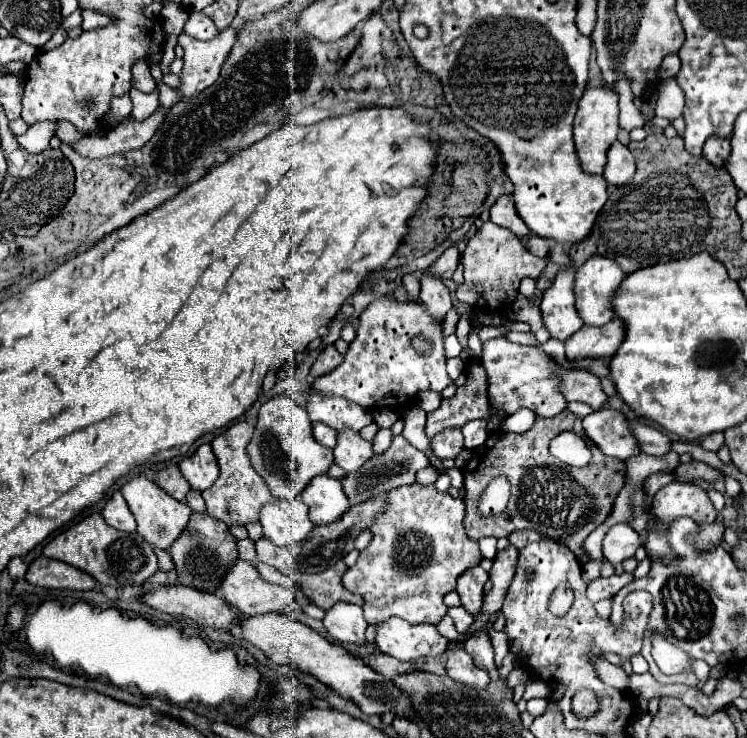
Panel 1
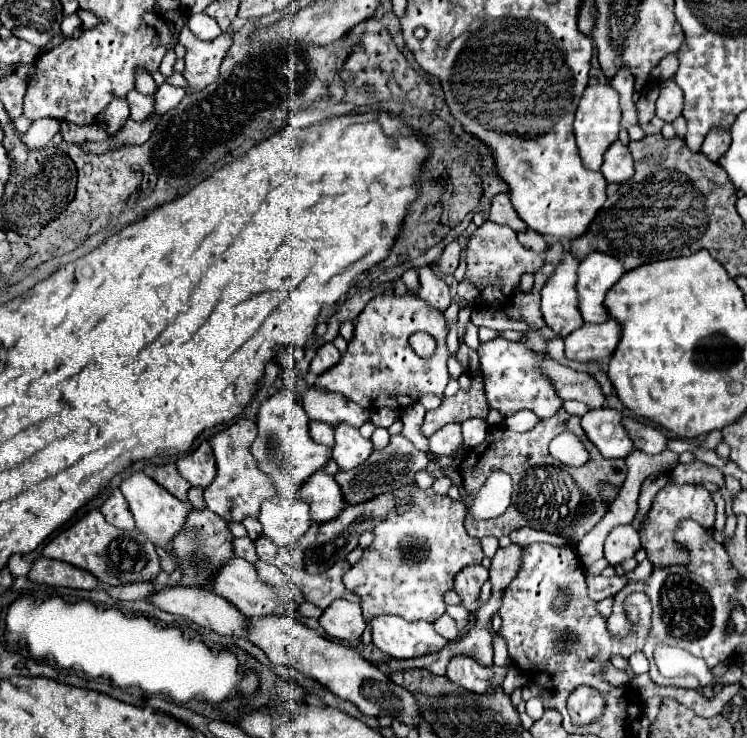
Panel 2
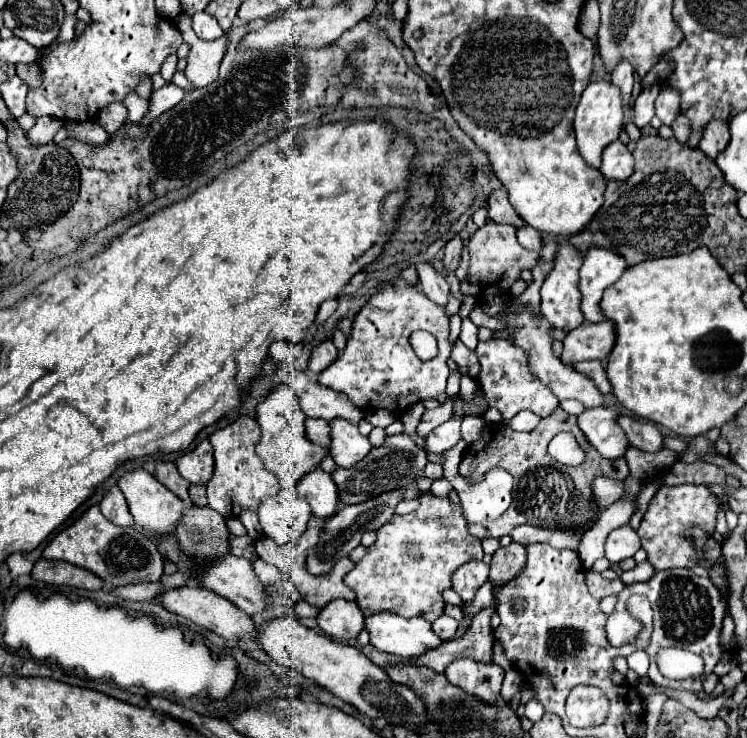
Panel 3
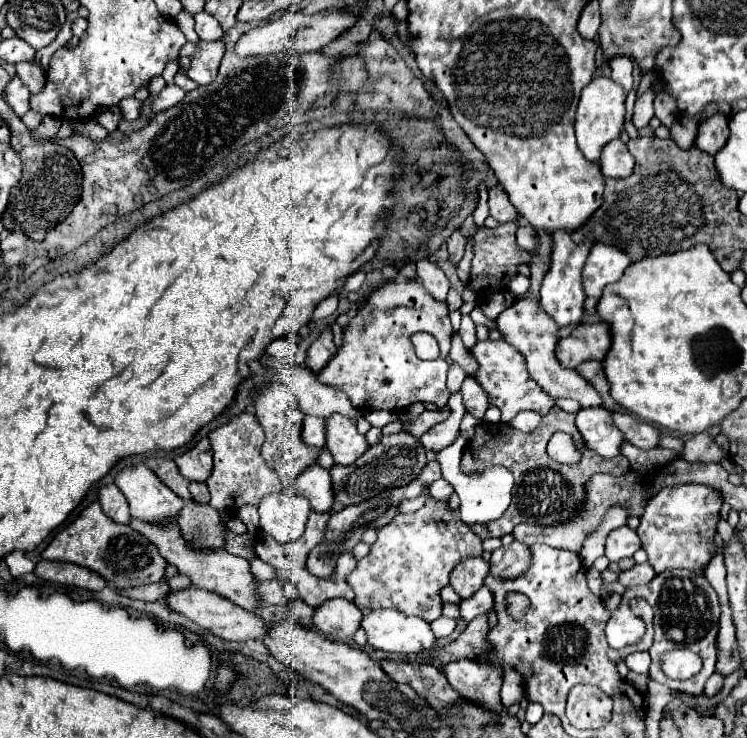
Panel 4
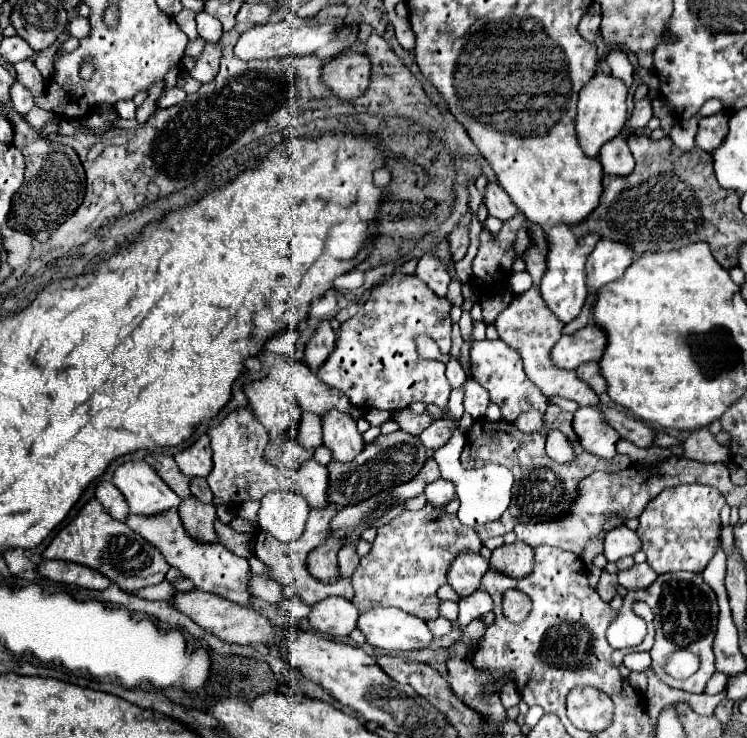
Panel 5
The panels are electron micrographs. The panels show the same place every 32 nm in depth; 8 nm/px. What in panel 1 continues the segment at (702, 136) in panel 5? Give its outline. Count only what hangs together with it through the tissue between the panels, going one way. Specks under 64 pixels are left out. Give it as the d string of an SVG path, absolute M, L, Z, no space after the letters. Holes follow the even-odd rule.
M712 136L704 144L704 152L702 154L706 156L708 162L712 162L716 166L722 166L722 162L728 158L728 152L730 152L730 138Z

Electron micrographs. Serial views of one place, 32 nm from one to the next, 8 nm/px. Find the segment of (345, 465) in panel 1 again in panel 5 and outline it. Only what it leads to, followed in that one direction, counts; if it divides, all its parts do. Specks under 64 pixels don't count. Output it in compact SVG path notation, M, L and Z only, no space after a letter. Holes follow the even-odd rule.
M336 408L328 410L322 416L324 430L324 446L328 446L336 460L348 462L360 454L364 448L362 434L356 430L356 420L350 414L338 412Z

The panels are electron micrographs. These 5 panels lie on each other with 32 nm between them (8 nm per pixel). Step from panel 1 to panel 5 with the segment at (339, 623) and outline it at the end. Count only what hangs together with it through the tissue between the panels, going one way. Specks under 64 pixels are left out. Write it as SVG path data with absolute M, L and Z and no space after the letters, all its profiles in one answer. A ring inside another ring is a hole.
M328 596L310 608L308 622L314 632L330 634L330 638L346 638L356 628L356 606L340 596Z

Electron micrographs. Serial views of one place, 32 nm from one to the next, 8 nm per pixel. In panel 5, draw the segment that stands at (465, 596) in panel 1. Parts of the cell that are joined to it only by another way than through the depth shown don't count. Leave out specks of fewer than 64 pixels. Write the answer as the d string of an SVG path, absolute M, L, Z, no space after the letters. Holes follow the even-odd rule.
M460 552L448 568L448 584L458 596L470 596L480 584L480 576L488 570L488 560L478 552Z

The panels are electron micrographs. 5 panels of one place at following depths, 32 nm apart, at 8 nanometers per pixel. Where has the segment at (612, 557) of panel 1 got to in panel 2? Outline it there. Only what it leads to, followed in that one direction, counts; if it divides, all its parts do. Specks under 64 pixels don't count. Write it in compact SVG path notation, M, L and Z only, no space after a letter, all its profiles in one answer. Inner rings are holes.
M630 524L616 526L606 538L604 556L614 566L626 558L632 558L640 548L641 541L637 530L634 530Z

